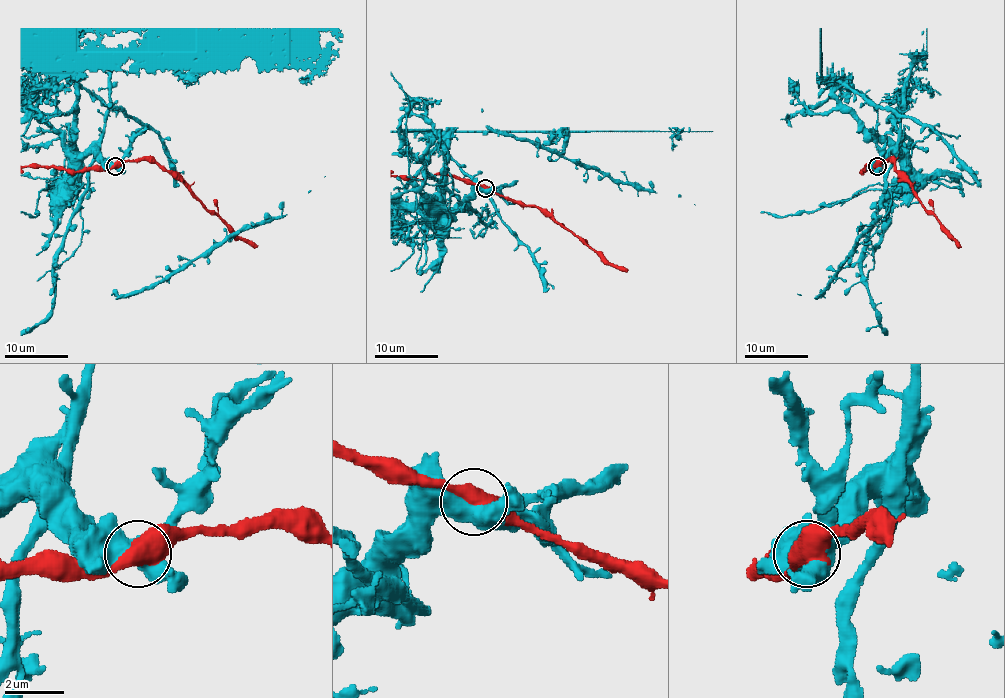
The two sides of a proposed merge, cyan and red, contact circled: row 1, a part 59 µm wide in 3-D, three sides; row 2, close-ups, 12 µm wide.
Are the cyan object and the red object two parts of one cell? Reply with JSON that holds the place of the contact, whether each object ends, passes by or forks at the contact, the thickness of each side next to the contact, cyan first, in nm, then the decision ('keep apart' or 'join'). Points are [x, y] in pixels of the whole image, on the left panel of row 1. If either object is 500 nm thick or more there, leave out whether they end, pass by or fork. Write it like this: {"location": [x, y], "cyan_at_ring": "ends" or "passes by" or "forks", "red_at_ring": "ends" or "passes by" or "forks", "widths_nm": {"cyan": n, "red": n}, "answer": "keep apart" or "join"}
{"location": [115, 166], "widths_nm": {"cyan": 550, "red": 550}, "answer": "keep apart"}

